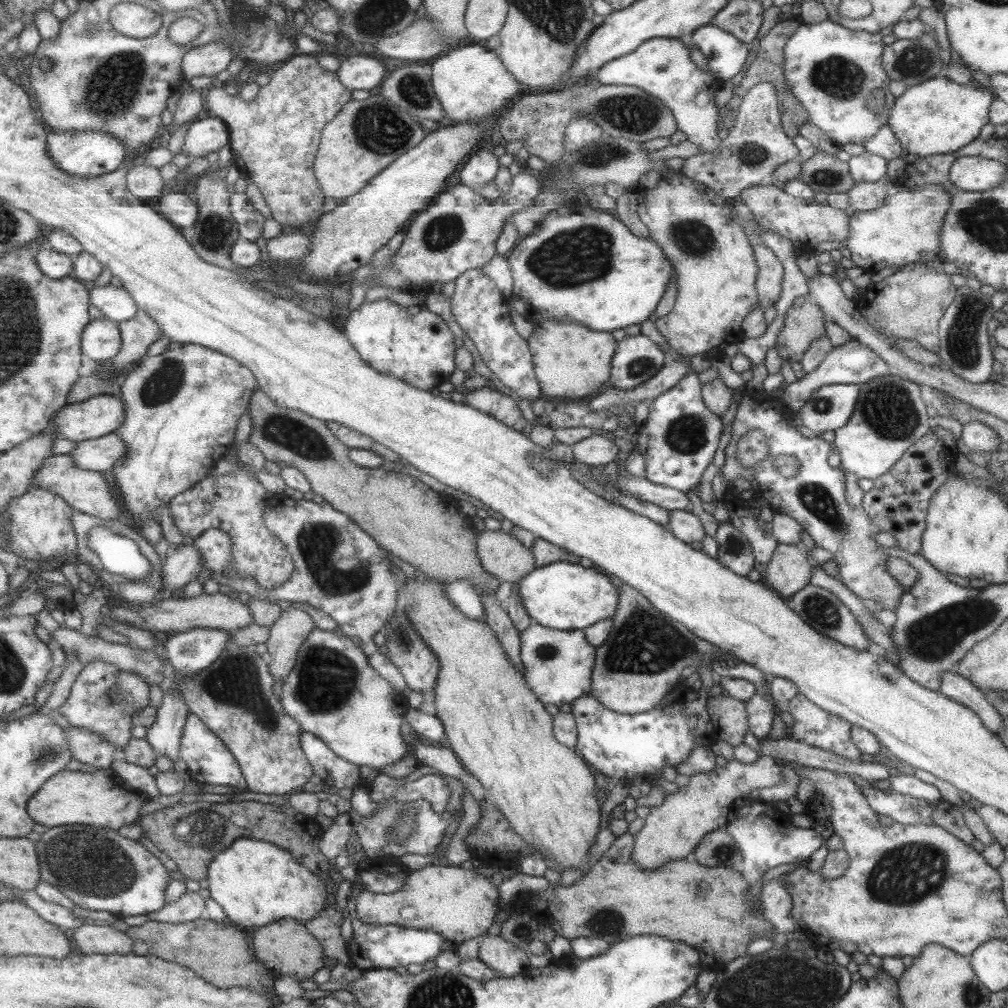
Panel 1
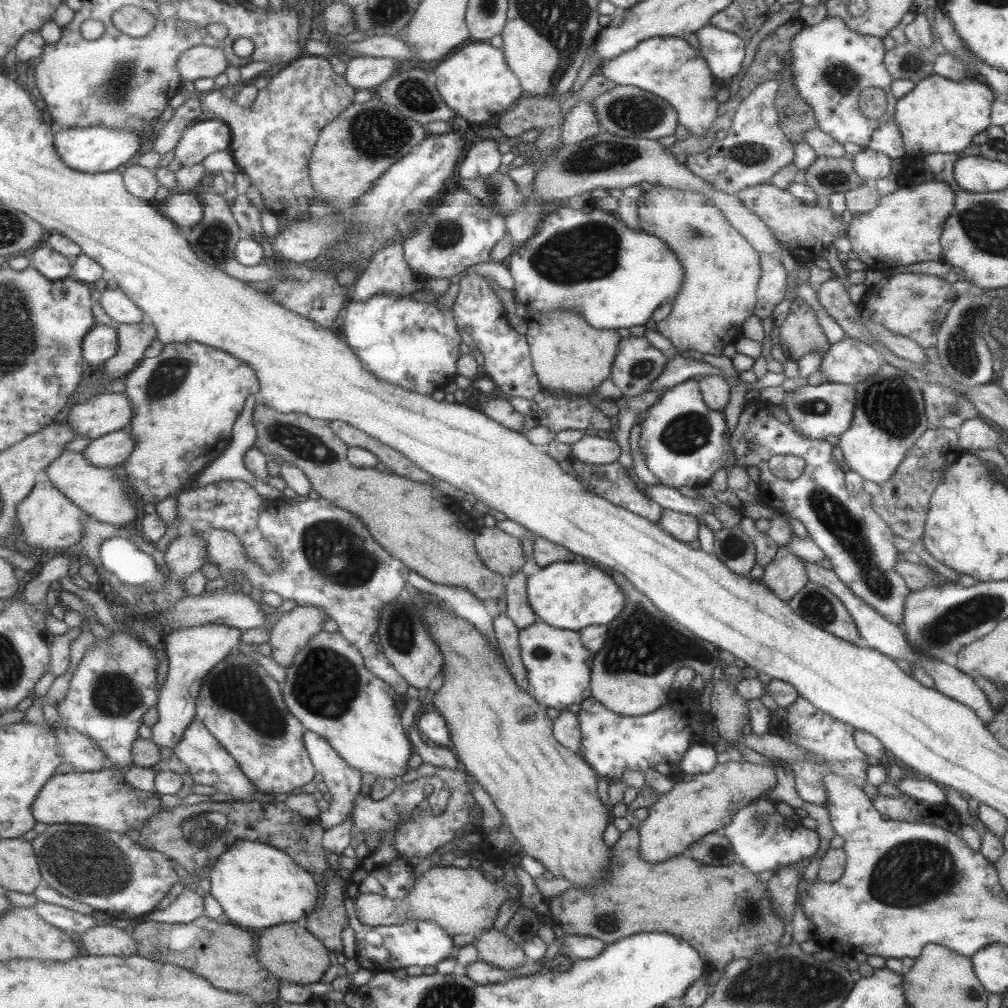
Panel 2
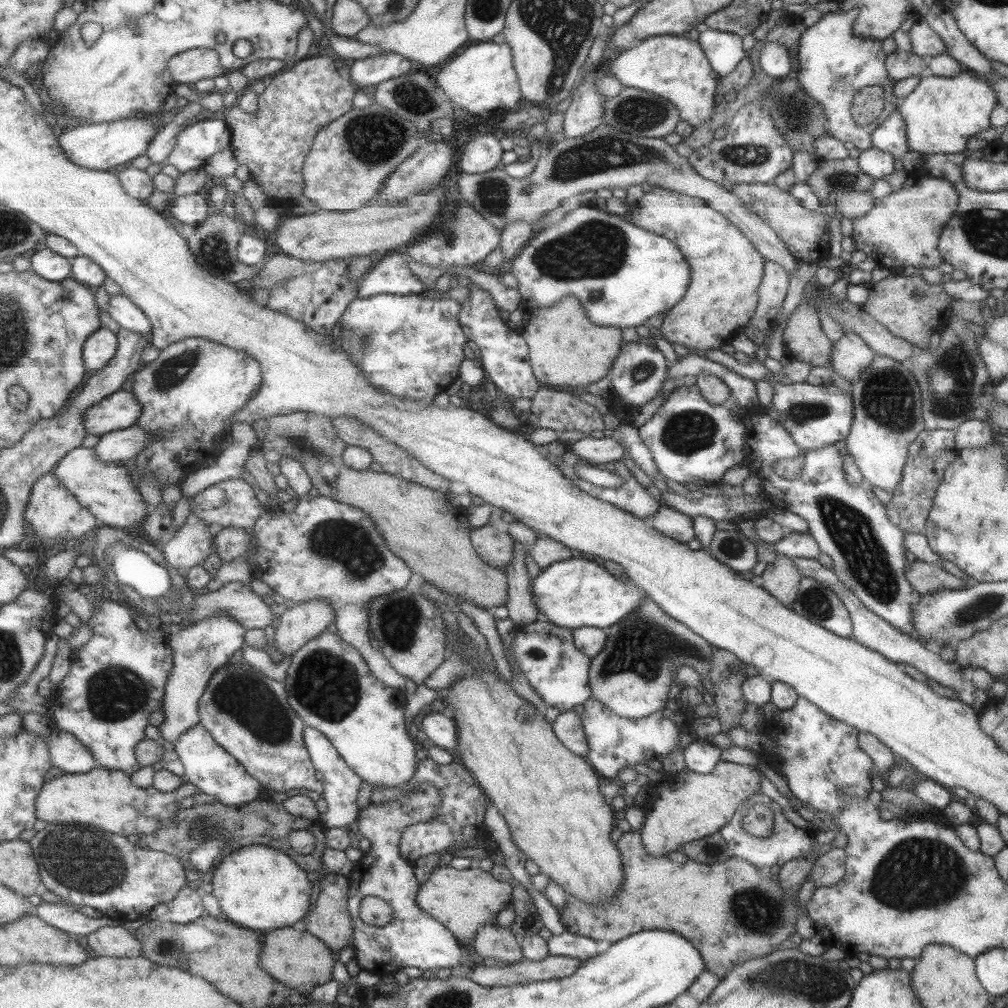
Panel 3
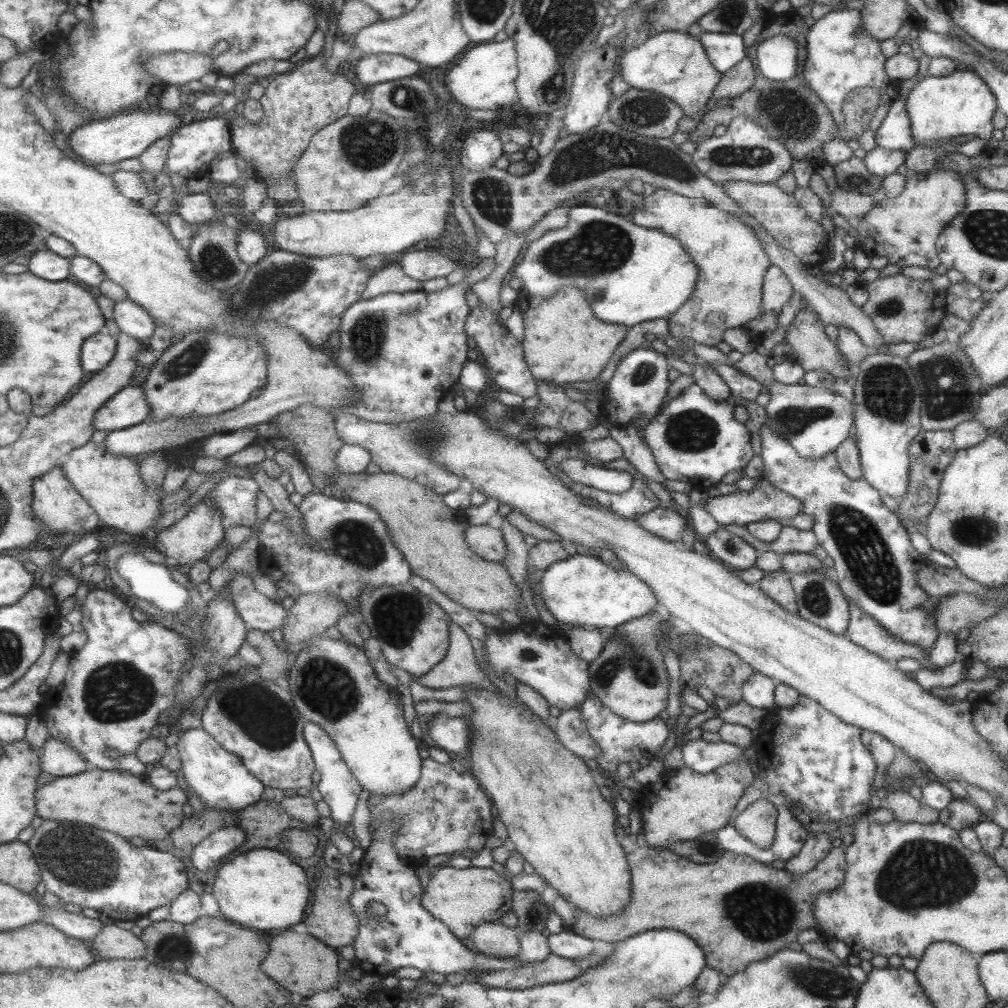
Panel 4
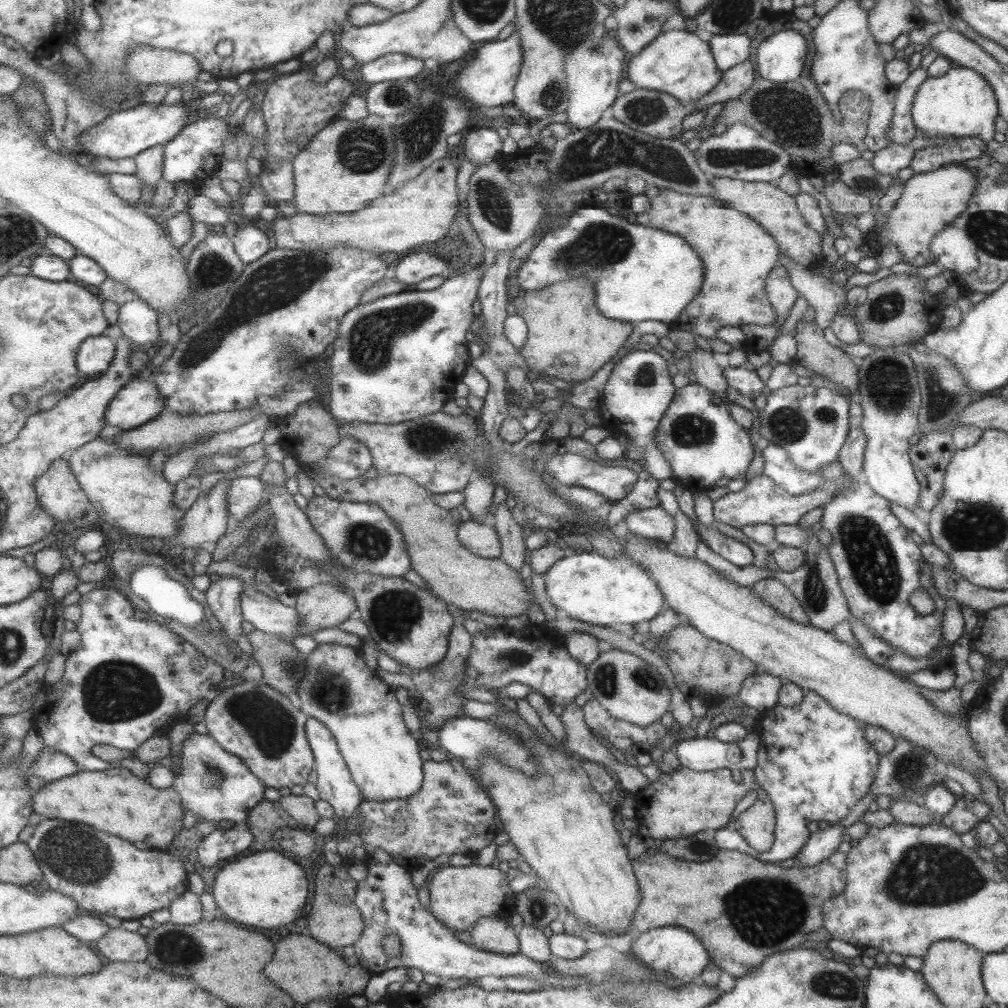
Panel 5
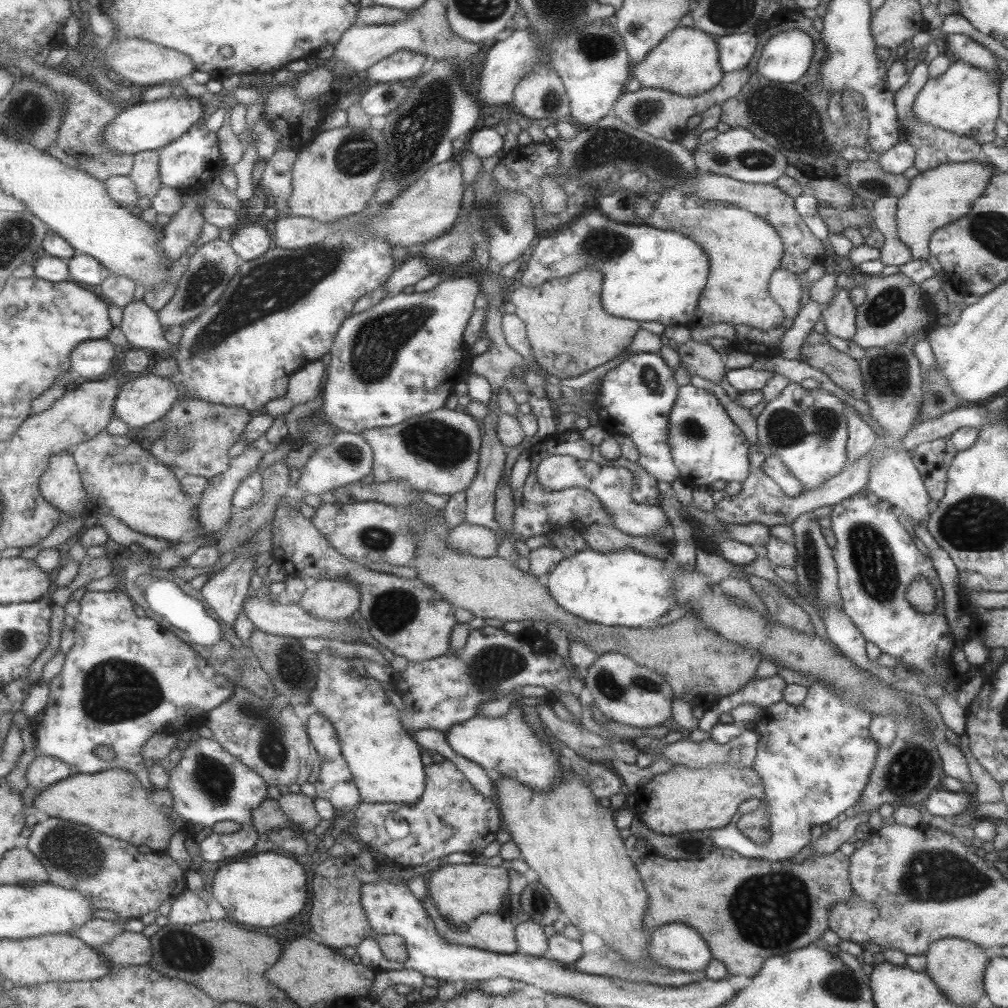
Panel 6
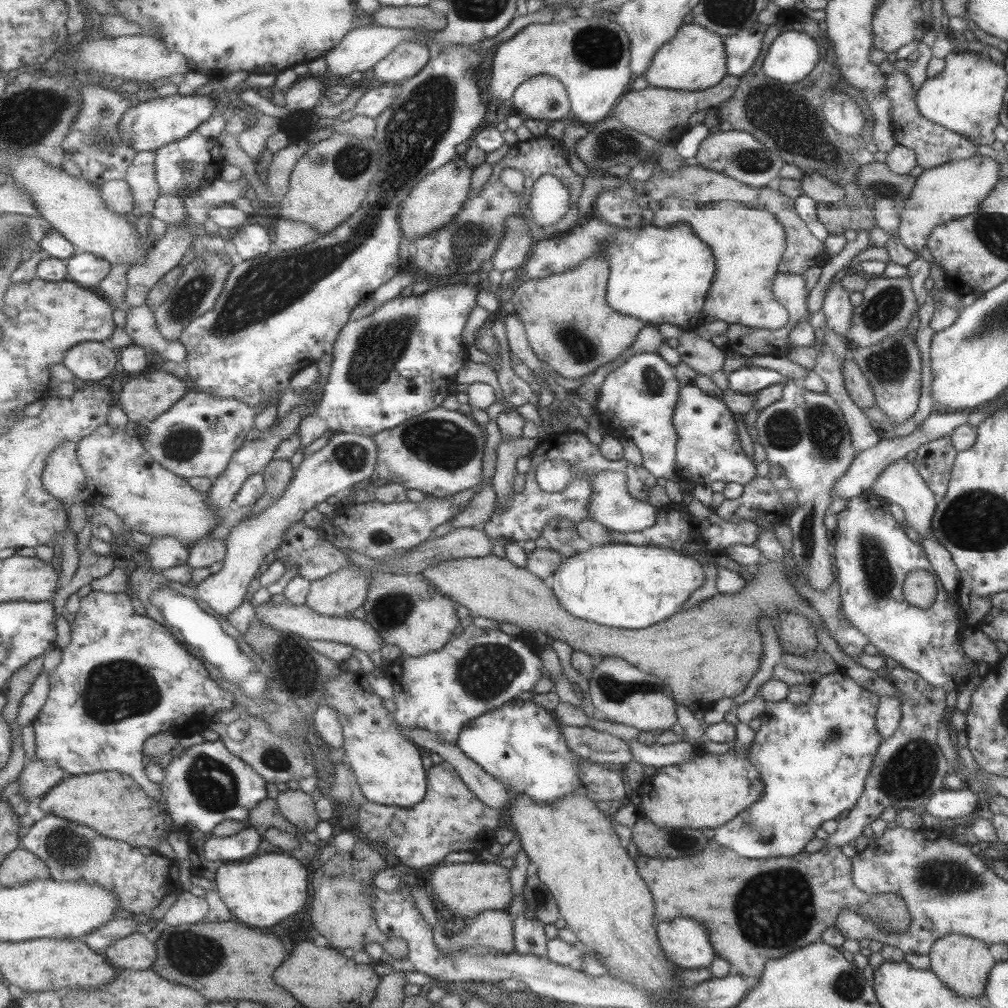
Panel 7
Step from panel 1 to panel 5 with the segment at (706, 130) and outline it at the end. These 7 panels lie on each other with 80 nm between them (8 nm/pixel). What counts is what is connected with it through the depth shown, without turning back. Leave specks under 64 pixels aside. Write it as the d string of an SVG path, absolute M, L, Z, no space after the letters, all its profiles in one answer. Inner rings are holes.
M669 30L657 34L653 40L641 48L635 56L627 57L625 78L636 88L656 90L669 94L681 104L689 104L707 94L722 76L715 67L709 45L686 30Z

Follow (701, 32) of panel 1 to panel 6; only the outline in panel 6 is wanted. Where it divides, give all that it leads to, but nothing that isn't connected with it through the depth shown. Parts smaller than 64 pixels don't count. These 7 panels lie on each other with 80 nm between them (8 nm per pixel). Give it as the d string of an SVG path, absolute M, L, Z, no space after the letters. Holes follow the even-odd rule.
M753 32L727 34L719 36L716 45L721 71L733 72L745 68L752 61L755 36Z

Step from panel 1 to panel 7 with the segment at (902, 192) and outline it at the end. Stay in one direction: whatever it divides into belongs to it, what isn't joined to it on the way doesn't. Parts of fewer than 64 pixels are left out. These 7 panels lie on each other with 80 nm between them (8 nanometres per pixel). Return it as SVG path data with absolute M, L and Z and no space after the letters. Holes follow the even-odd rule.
M979 154L923 169L915 179L909 196L899 204L898 237L900 242L919 257L919 252L926 245L926 238L932 228L971 214L978 207L981 199L985 198L993 188L999 178L999 173L997 161Z

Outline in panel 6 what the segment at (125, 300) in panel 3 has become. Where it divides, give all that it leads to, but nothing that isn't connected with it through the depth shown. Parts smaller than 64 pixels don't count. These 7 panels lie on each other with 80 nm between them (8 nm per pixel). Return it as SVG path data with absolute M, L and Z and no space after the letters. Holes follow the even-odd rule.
M135 299L124 308L120 330L125 334L128 346L149 348L160 354L170 353L174 358L177 351L172 352L173 346L165 338L161 325L159 311L153 310L147 302Z

